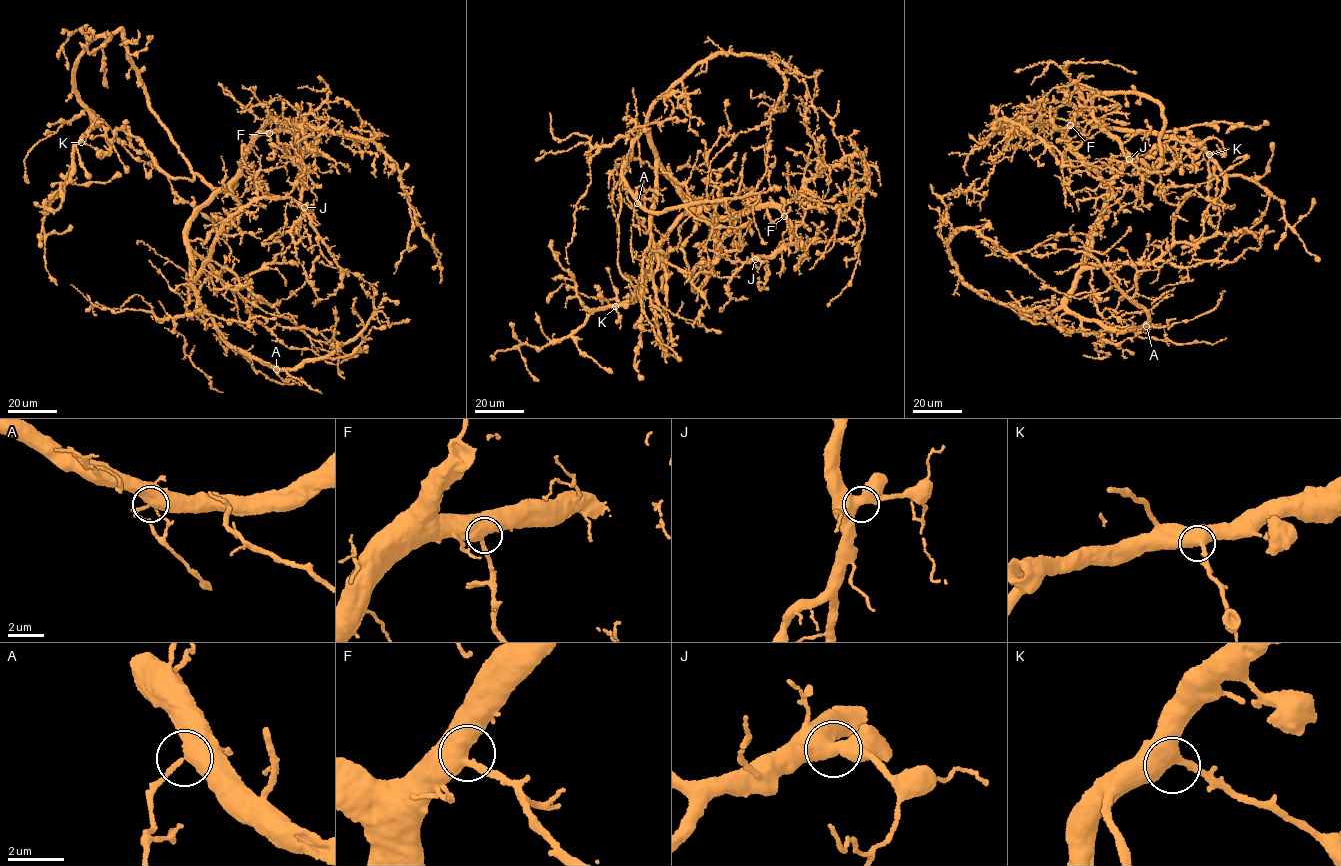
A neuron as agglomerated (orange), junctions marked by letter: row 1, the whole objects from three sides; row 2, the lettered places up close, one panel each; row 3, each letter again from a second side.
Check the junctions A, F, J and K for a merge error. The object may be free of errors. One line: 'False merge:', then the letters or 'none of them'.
False merge: none of them

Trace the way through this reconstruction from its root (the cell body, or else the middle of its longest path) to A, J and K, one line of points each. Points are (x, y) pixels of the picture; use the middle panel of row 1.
A: (691, 274), (695, 267), (715, 260), (716, 240), (711, 226), (655, 163), (643, 131), (622, 171), (637, 203)
J: (691, 274), (718, 254), (716, 221), (756, 208), (775, 207), (791, 226), (796, 242), (755, 259)
K: (691, 274), (697, 291), (735, 220), (719, 202), (681, 217), (653, 259), (642, 291), (615, 306)

